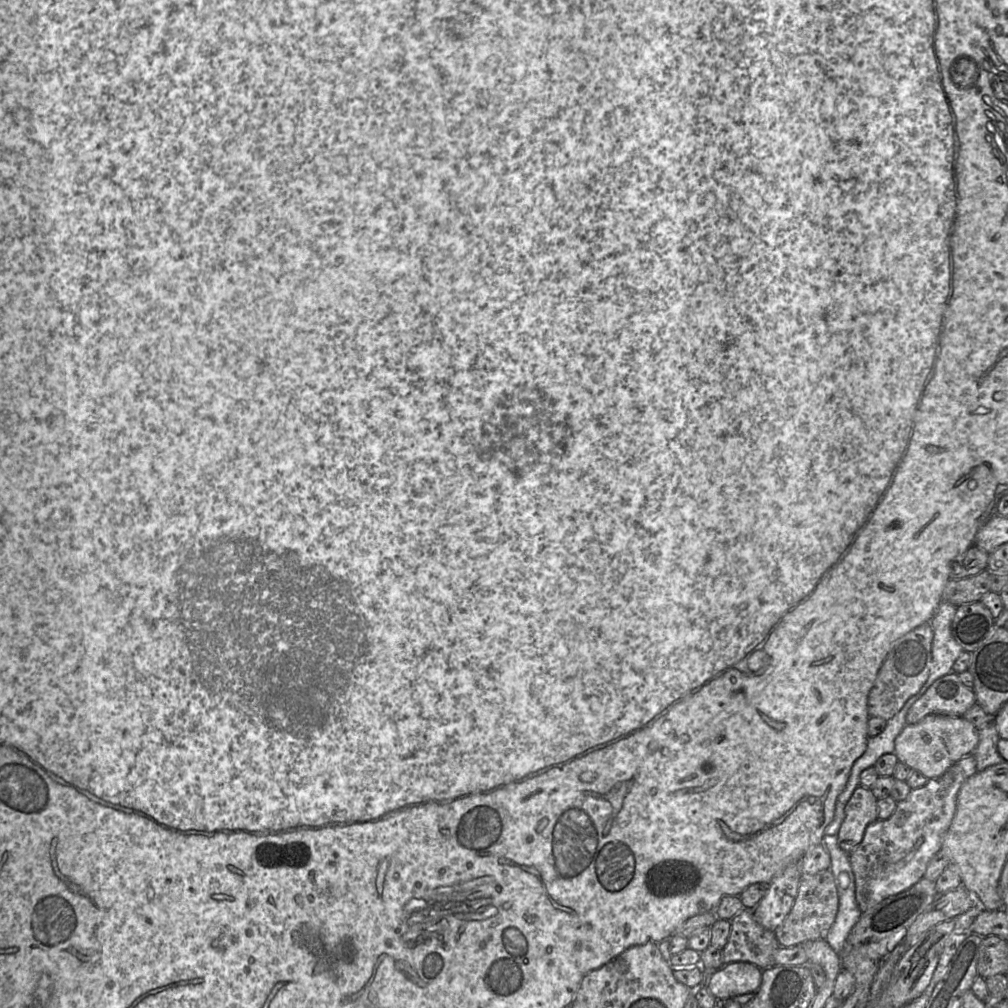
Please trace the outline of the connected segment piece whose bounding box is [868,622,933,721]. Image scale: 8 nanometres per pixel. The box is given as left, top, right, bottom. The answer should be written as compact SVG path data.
M930 622L906 633L891 646L868 696L869 716L888 721L895 716L926 682L931 668L933 630Z

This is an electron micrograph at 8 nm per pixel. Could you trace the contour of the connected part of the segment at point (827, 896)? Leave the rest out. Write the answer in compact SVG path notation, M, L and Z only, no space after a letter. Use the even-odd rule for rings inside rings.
M829 869L815 875L802 875L795 902L783 923L775 930L781 947L789 948L806 941L825 940L835 921L839 908L839 895L834 876Z

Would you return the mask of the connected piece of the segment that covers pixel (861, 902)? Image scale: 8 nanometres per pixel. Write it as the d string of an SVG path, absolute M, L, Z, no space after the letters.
M964 756L942 776L928 779L924 786L911 789L905 800L897 802L894 813L888 819L877 819L866 828L861 843L849 854L855 877L855 898L862 913L872 909L884 899L909 889L924 877L929 861L942 847L943 837L956 811L958 792L962 784L976 772L975 757Z

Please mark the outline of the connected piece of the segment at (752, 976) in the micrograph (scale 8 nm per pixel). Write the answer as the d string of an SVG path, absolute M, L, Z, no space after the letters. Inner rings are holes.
M732 962L716 970L706 987L718 1000L756 993L762 982L763 970L748 962Z

